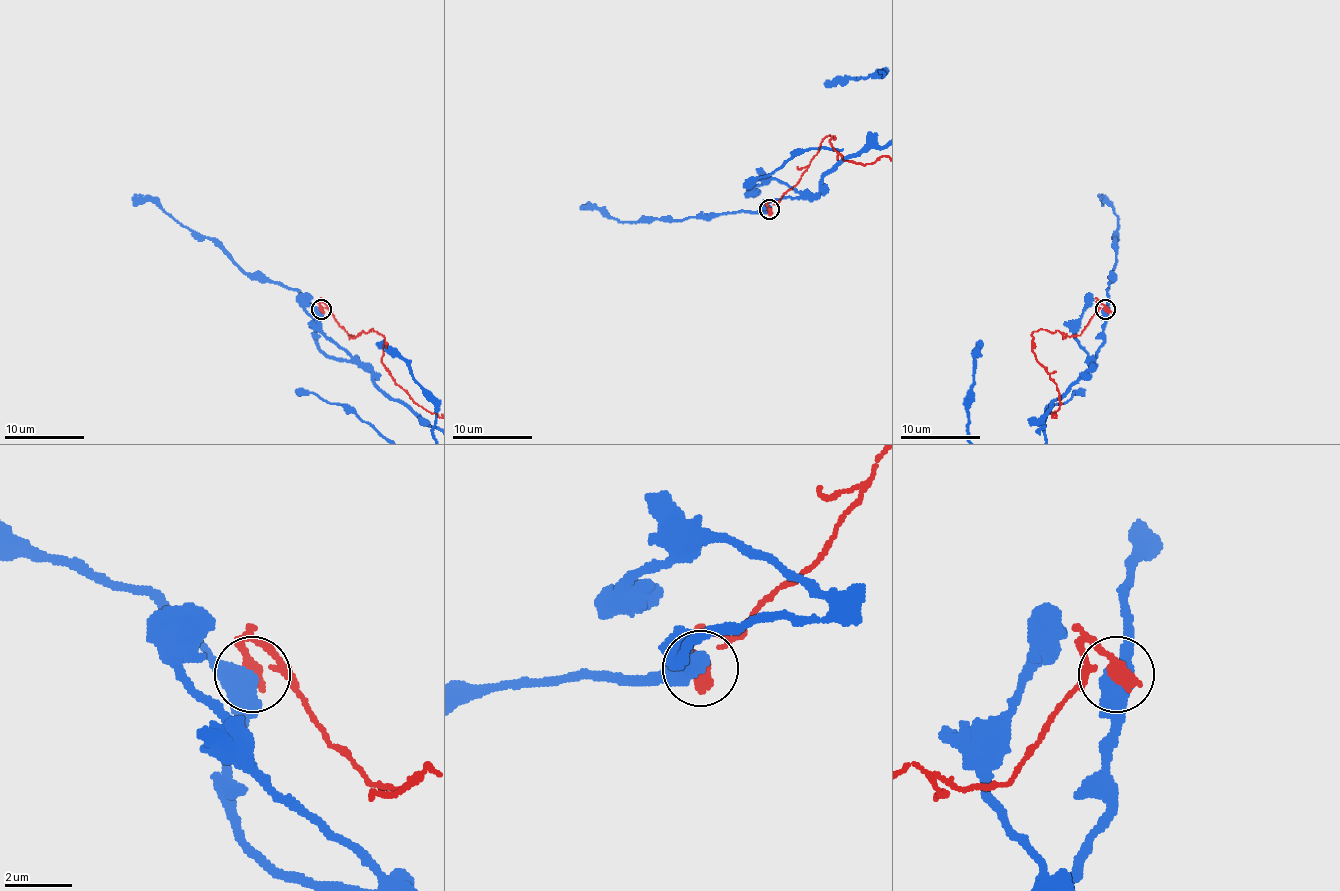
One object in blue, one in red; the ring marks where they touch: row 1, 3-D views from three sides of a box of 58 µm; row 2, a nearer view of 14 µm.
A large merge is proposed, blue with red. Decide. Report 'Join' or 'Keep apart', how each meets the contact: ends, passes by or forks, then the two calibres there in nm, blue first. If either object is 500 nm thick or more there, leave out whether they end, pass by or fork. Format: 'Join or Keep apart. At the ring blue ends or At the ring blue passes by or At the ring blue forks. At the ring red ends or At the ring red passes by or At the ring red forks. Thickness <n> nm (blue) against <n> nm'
Keep apart. At the ring blue forks. At the ring red ends. Thickness 420 nm (blue) against 480 nm

